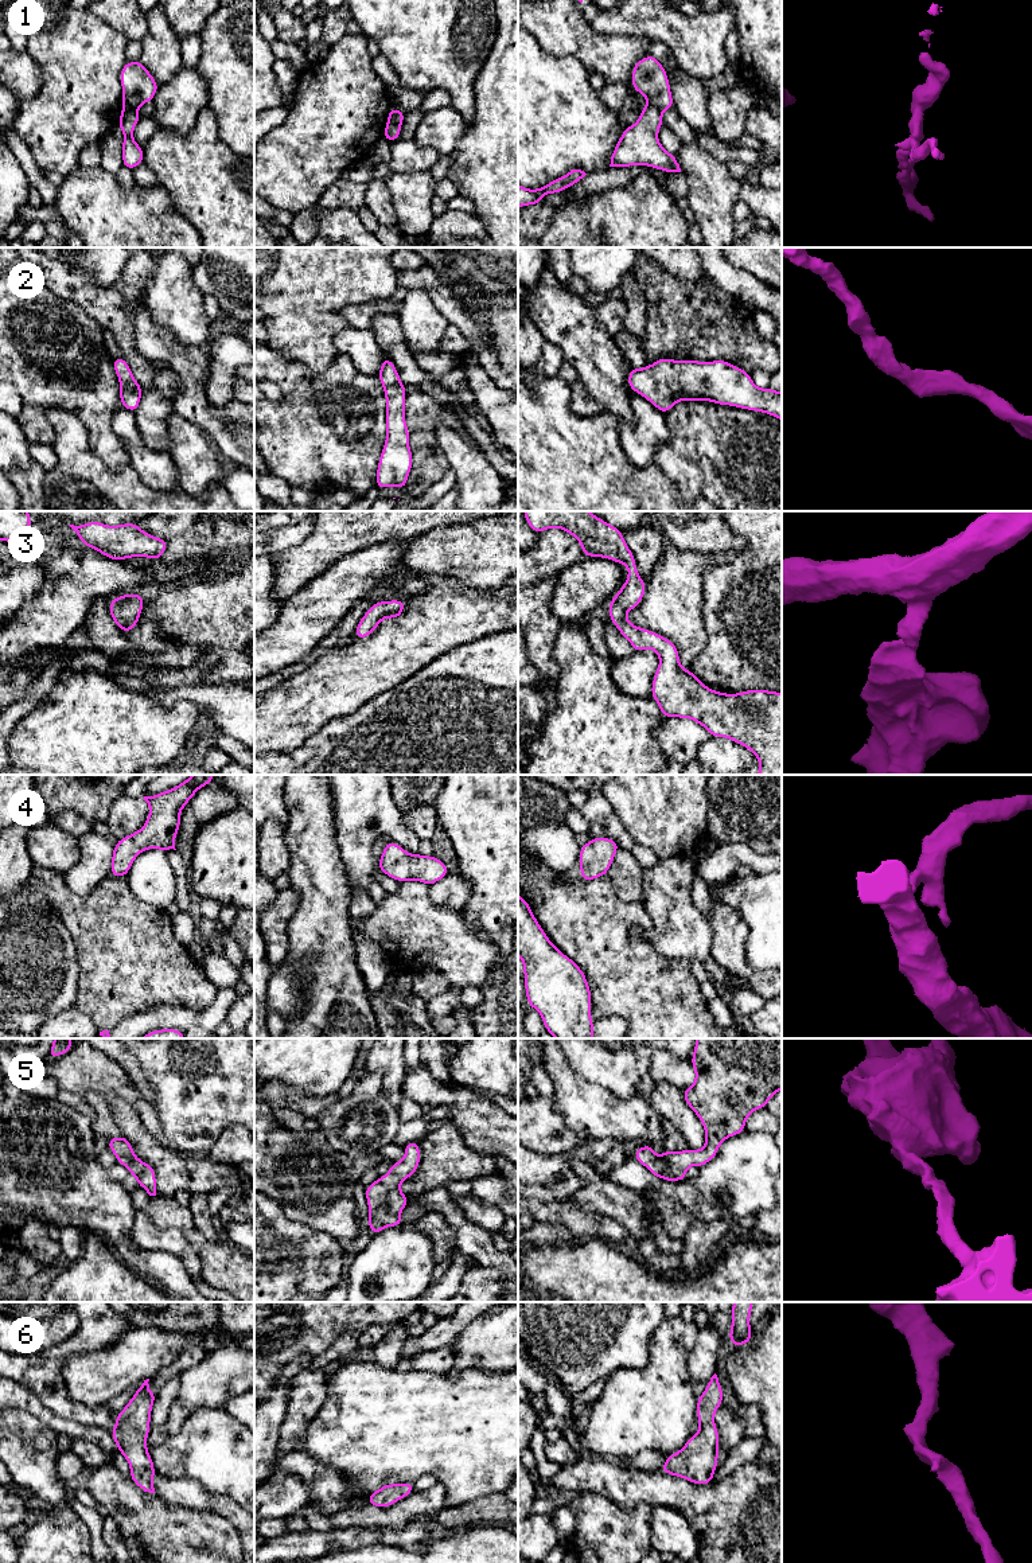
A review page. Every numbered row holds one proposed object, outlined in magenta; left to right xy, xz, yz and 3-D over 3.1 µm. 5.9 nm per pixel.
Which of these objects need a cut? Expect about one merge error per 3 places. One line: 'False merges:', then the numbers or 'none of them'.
False merges: 1

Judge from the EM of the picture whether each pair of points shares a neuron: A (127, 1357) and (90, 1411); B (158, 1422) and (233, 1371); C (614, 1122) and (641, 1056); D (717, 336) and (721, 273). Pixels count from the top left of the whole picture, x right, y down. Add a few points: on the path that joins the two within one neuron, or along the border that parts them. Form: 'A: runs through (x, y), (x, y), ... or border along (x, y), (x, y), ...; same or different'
A: border along (66, 1390), (77, 1403), (102, 1404); different
B: border along (180, 1387), (168, 1413), (167, 1435); different
C: border along (595, 1084), (622, 1098), (633, 1098), (638, 1092); different
D: border along (707, 277), (744, 307); different

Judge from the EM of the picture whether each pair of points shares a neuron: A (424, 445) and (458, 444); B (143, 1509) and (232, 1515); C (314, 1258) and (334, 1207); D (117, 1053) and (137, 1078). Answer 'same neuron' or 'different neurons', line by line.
A: different neurons
B: different neurons
C: different neurons
D: same neuron

